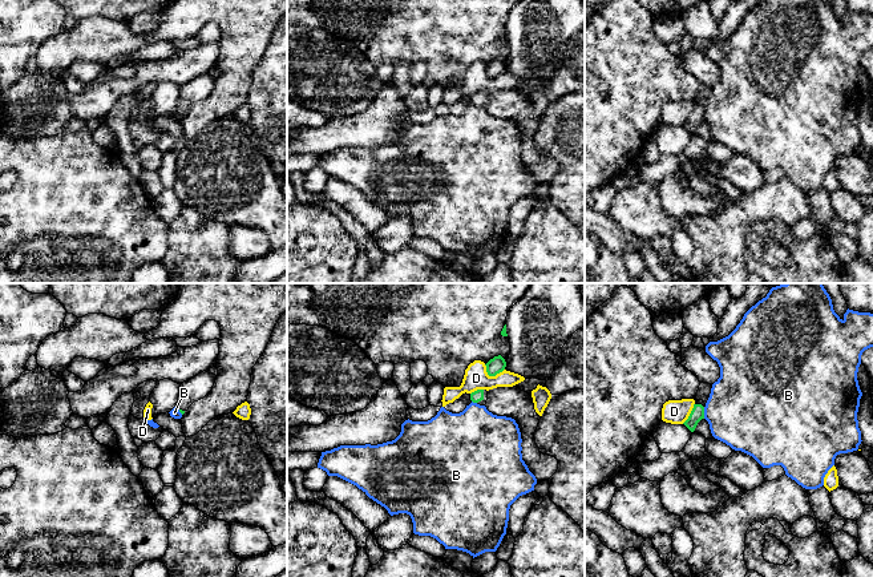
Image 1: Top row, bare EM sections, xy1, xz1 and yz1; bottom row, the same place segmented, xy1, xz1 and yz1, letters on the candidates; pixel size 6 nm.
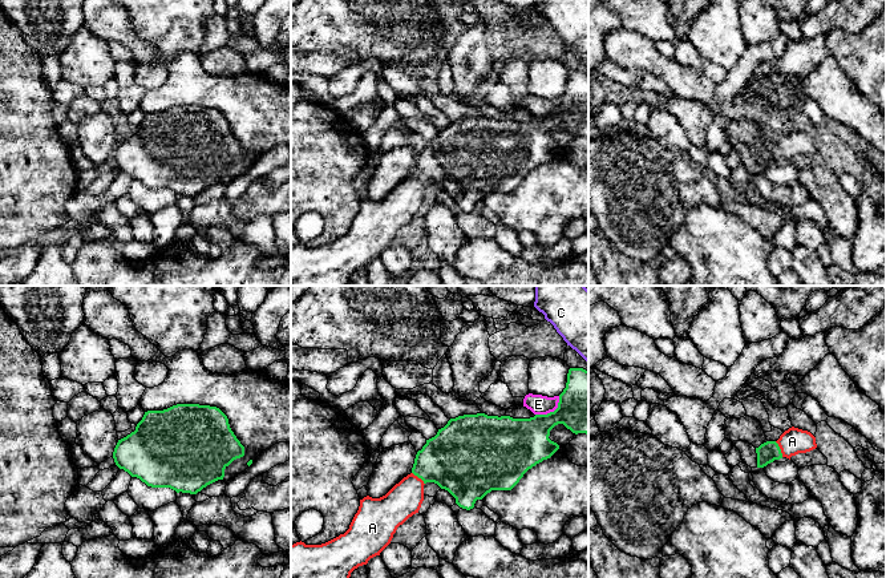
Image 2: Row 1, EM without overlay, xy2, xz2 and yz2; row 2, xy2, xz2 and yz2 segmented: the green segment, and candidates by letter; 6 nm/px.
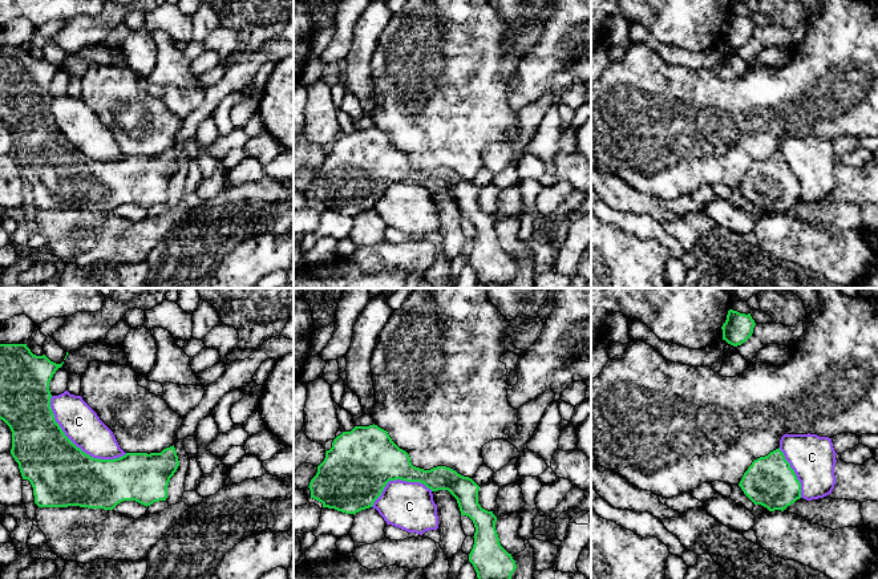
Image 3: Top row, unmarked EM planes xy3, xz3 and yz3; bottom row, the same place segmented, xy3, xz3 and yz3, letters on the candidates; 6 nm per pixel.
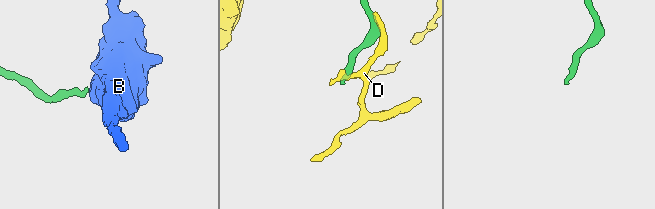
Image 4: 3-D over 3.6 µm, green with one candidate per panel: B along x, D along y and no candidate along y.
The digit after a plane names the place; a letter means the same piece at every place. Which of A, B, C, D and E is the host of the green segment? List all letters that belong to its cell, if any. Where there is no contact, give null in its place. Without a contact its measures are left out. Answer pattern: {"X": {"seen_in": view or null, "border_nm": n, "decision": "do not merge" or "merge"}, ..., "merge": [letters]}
{"A": {"seen_in": "yz2", "border_nm": 110, "decision": "merge"}, "B": {"seen_in": "yz1", "border_nm": 70, "decision": "do not merge"}, "C": {"seen_in": "xy3", "border_nm": 600, "decision": "do not merge"}, "D": {"seen_in": "xz1", "border_nm": 130, "decision": "do not merge"}, "E": {"seen_in": "xz2", "border_nm": 190, "decision": "do not merge"}, "merge": ["A"]}

